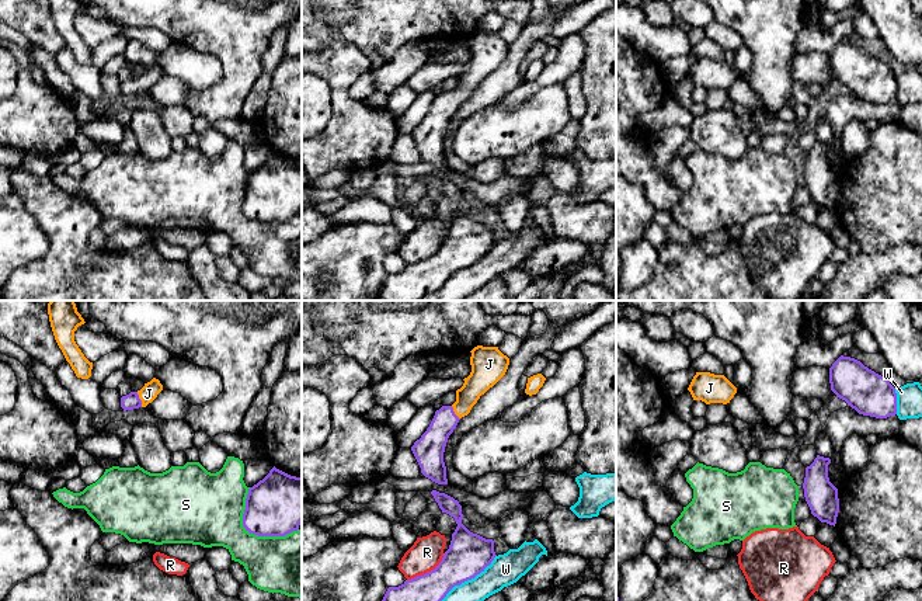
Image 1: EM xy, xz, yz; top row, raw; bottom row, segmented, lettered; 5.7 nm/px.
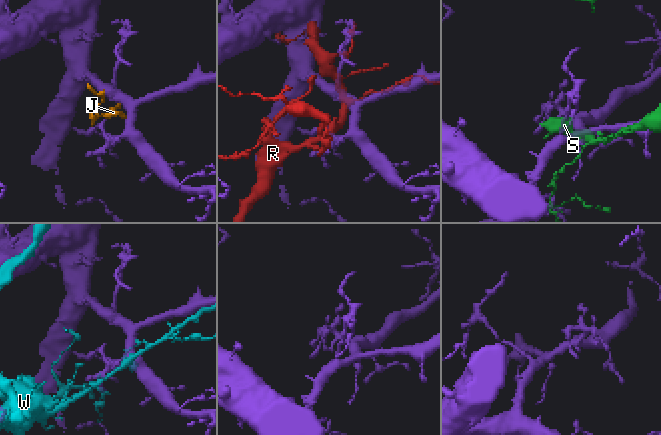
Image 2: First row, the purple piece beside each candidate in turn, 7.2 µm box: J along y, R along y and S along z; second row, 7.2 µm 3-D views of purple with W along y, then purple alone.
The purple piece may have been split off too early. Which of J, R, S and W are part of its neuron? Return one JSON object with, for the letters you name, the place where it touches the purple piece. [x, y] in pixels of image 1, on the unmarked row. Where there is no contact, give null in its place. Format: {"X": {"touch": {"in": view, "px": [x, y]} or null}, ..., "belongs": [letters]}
{"J": {"touch": {"in": "xy", "px": [139, 84]}}, "belongs": ["J"]}

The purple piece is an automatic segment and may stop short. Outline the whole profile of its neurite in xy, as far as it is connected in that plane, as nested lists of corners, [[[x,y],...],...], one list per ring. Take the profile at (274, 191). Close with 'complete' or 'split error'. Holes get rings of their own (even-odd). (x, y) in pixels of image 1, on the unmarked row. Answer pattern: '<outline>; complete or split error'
[[[275,152],[248,174],[243,212],[258,222],[285,222],[302,209],[302,163]]]; complete

